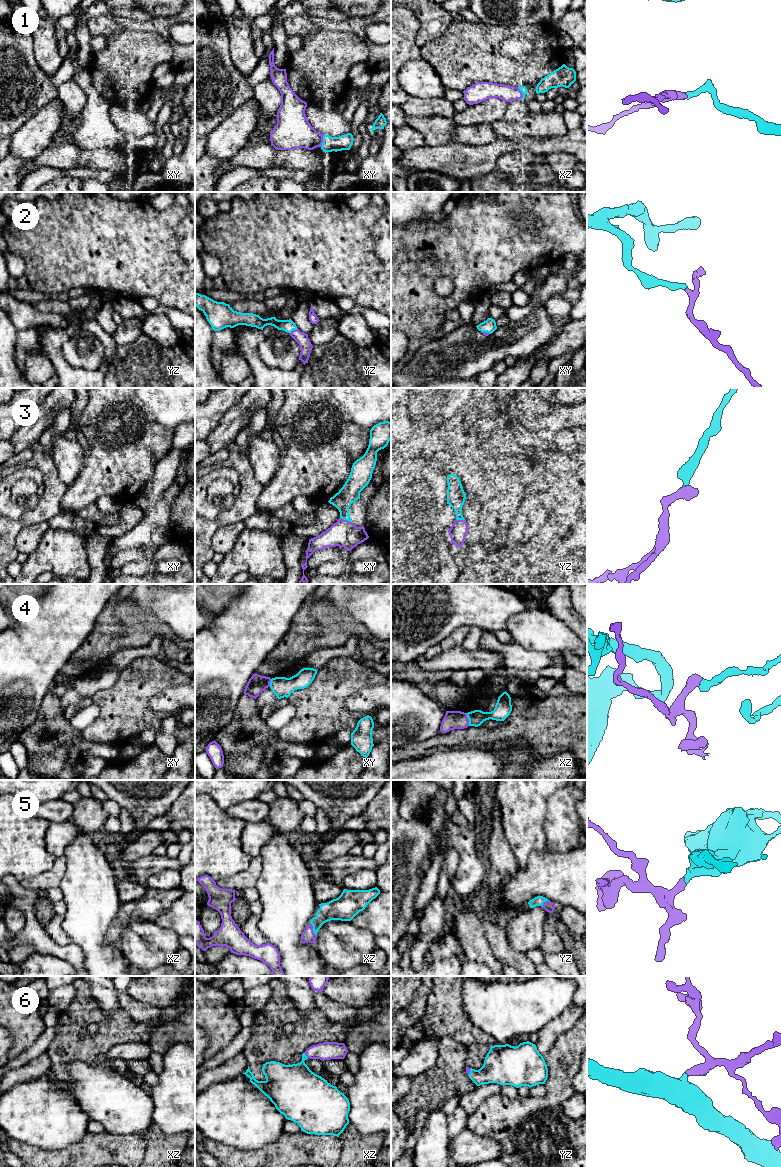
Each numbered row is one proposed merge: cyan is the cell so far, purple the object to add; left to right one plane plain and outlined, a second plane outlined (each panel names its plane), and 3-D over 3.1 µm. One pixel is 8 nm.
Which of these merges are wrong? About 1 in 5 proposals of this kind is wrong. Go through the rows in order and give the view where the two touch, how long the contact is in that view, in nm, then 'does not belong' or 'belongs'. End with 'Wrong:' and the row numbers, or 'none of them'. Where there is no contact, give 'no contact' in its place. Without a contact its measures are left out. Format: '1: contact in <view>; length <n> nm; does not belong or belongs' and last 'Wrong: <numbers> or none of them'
1: contact in xy; length 110 nm; does not belong
2: contact in yz; length 80 nm; belongs
3: contact in xy; length 100 nm; belongs
4: contact in xz; length 110 nm; does not belong
5: contact in xz; length 120 nm; belongs
6: contact in xz; length 60 nm; belongs
Wrong: 1, 4

